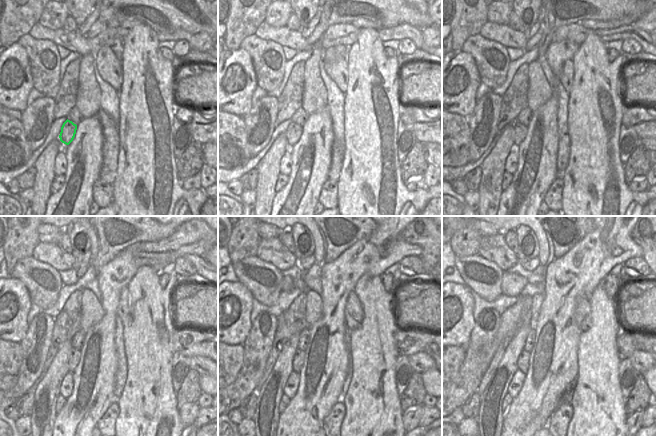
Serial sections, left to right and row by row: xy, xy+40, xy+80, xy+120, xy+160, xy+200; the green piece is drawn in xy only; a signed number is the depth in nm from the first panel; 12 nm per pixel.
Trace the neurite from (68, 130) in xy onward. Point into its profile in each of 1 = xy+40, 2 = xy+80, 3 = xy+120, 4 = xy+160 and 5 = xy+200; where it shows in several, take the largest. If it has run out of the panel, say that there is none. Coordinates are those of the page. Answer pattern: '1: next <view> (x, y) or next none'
1: next xy+40 (293, 132)
2: next xy+80 (519, 131)
3: next xy+120 (74, 355)
4: next xy+160 (298, 359)
5: next xy+200 (523, 360)

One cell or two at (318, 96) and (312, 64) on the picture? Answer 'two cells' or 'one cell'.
one cell

